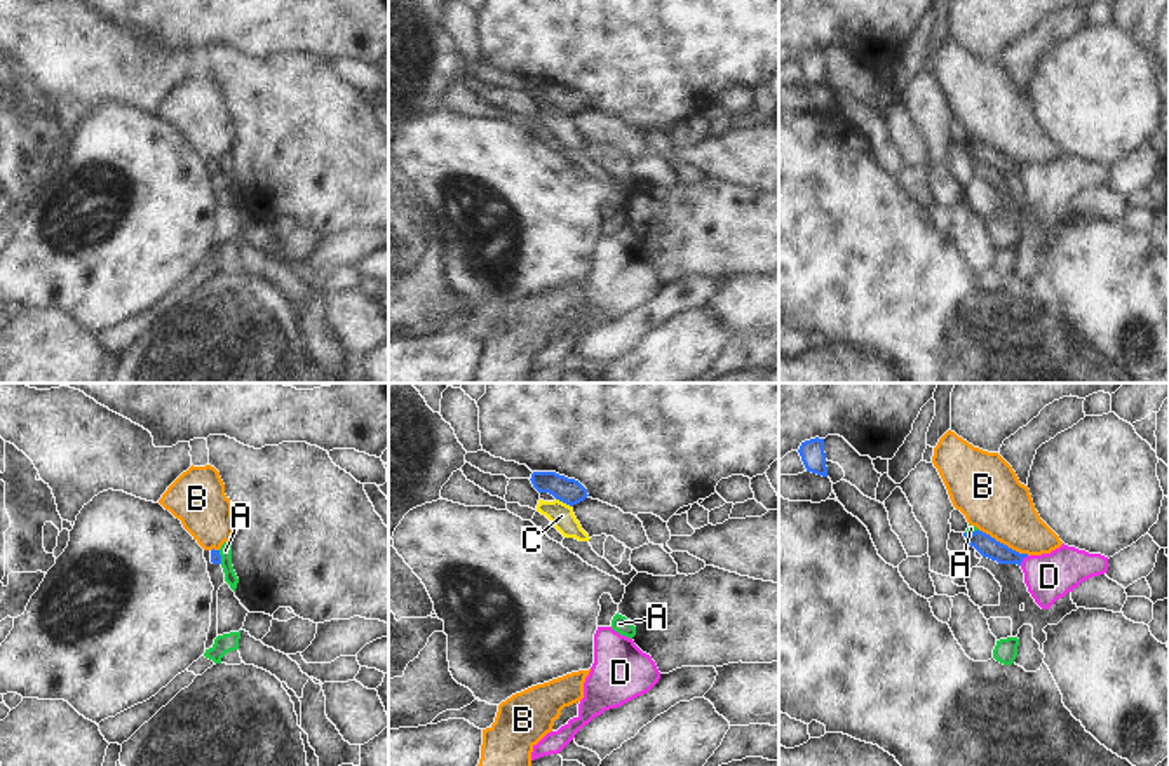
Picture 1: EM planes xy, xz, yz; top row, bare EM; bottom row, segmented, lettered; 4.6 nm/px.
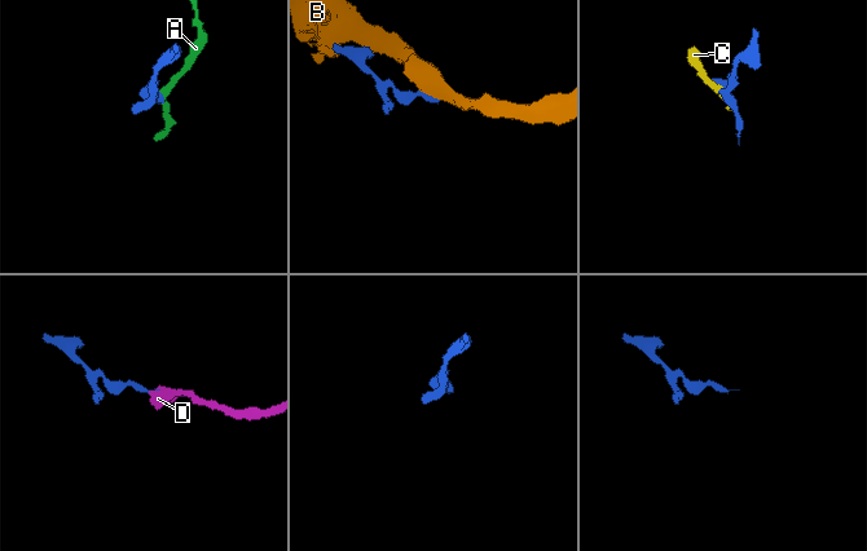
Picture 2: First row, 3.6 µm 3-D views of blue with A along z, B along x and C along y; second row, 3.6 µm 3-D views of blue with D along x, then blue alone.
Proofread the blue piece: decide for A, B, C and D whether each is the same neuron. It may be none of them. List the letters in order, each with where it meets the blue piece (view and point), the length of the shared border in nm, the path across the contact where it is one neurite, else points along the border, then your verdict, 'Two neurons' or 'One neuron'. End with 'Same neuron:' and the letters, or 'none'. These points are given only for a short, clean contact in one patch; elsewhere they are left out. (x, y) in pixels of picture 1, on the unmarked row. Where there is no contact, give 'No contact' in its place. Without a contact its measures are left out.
A: Touches blue at xy (220, 167). Shared border 70 nm. Boundary: xy (218, 161), (222, 173). Two neurons
B: Touches blue at yz (1002, 154). Shared border 260 nm. Boundary: yz (978, 138), (1009, 157), (1028, 164). Two neurons
C: Touches blue at xz (565, 112). Shared border 90 nm. Boundary: xz (556, 108), (572, 117). Two neurons
D: Touches blue at yz (1023, 167). Shared border 60 nm. Path across: yz (988, 157), (1006, 166), (1023, 167), (1049, 187). One neuron
Same neuron: D

